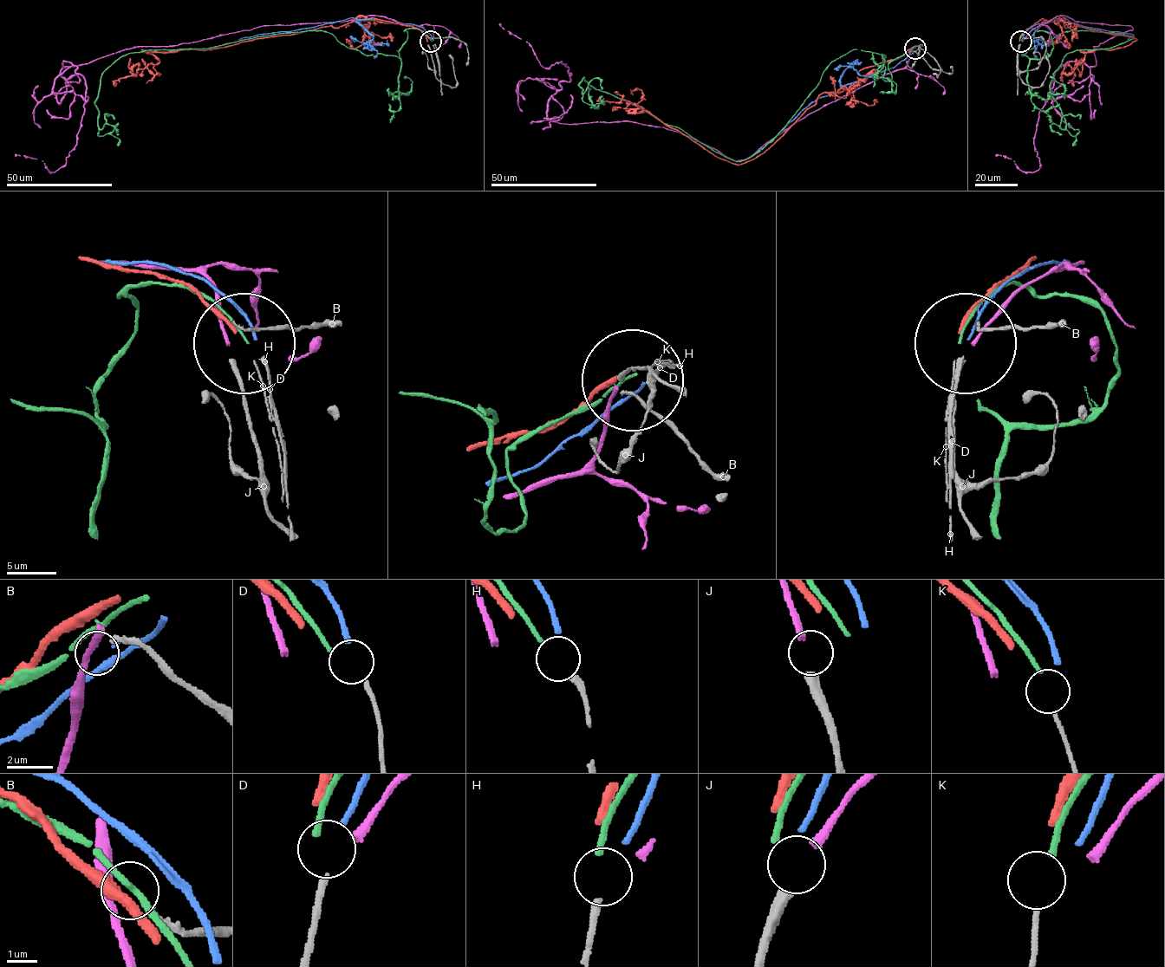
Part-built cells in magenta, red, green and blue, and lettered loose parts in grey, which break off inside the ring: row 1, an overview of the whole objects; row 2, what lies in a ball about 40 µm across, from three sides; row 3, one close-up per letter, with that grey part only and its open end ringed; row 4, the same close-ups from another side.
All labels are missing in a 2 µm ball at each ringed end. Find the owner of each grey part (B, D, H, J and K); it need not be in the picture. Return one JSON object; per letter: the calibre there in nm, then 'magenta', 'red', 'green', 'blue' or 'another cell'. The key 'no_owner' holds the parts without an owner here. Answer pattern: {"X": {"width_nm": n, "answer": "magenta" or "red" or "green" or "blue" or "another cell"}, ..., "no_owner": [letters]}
{"B": {"width_nm": 200, "answer": "another cell"}, "D": {"width_nm": 200, "answer": "blue"}, "H": {"width_nm": 280, "answer": "green"}, "J": {"width_nm": 440, "answer": "magenta"}, "K": {"width_nm": 160, "answer": "another cell"}, "no_owner": ["B", "K"]}

